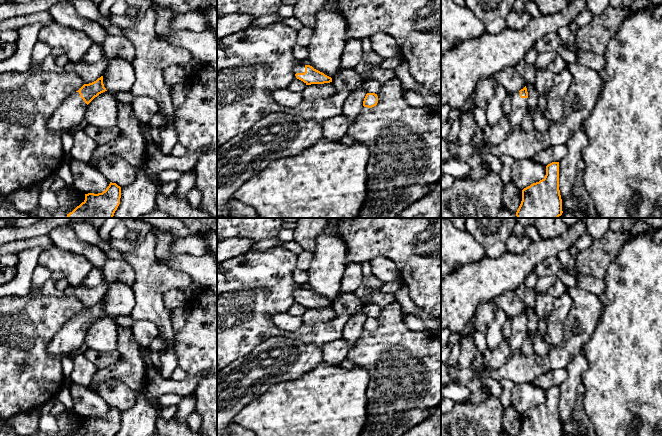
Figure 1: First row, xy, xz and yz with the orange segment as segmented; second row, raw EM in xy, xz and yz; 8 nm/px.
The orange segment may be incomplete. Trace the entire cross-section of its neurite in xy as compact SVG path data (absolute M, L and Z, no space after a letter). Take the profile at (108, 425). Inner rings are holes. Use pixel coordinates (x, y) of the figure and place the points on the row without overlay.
M110 406L102 417L85 418L85 424L72 436L115 436L120 428L121 411Z

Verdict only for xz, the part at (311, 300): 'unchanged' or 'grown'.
grown

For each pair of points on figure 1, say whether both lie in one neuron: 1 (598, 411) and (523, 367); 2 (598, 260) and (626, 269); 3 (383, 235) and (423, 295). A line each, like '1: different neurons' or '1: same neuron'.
1: different neurons
2: different neurons
3: same neuron

